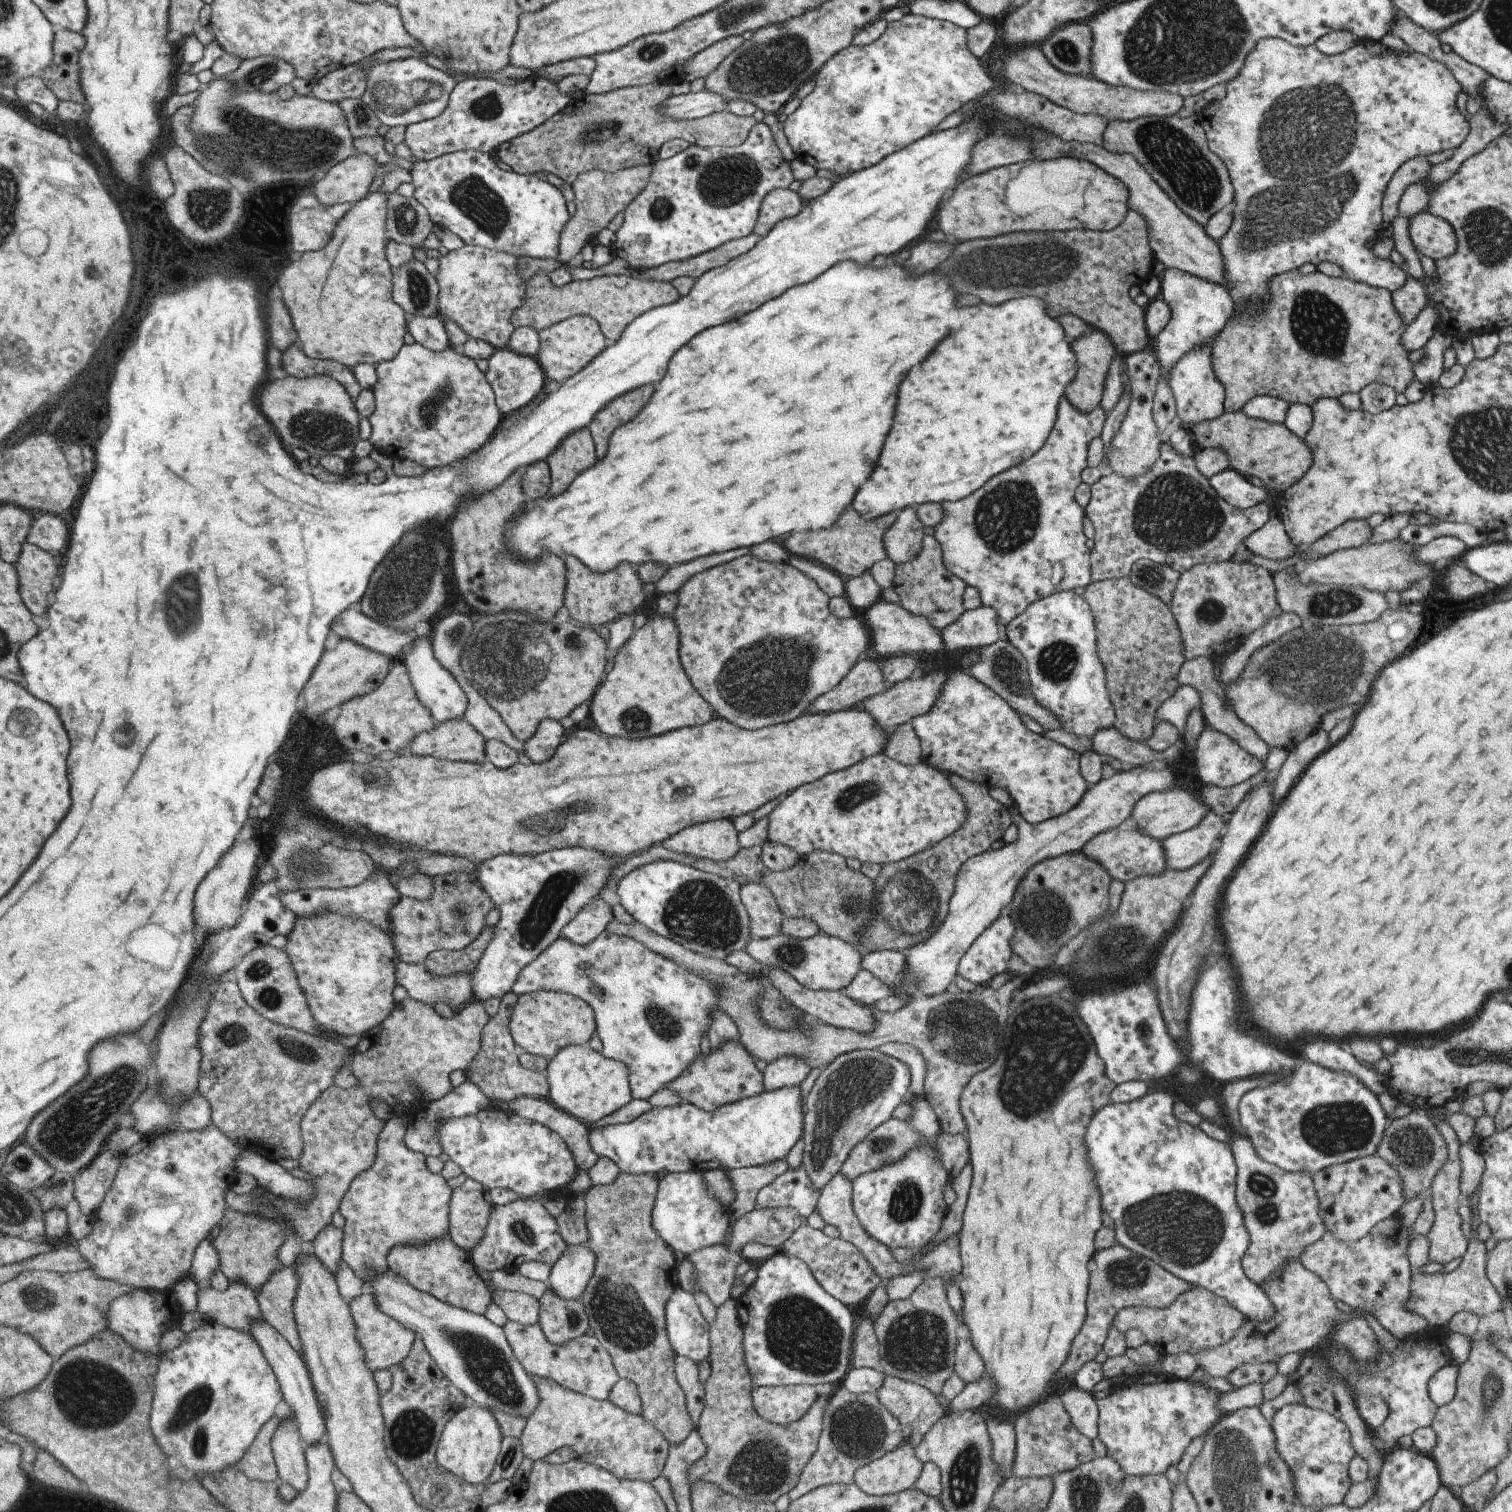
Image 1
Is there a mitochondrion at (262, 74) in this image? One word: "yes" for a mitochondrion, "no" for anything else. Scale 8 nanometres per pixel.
yes

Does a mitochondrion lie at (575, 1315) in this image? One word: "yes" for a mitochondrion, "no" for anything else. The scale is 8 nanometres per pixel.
yes

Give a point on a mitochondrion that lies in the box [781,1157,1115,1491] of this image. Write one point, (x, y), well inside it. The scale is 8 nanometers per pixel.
(916, 1342)

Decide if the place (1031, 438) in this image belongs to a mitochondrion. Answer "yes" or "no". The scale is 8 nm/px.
no

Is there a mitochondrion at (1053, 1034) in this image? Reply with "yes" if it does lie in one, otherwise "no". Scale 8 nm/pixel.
yes

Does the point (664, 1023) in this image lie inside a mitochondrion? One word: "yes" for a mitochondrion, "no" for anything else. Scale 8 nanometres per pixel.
yes

